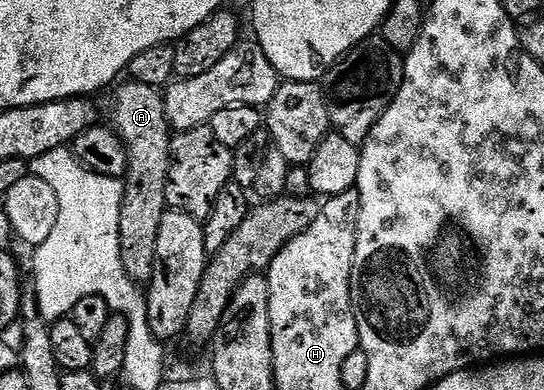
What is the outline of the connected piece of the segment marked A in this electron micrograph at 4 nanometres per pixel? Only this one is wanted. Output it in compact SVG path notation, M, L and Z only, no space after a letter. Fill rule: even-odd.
M133 82L125 83L119 83L113 89L114 101L110 104L109 121L113 131L126 145L128 154L124 177L126 189L124 202L120 206L120 258L128 278L138 286L146 286L154 273L160 218L168 211L166 179L170 169L172 129L166 121L166 102L159 89Z

